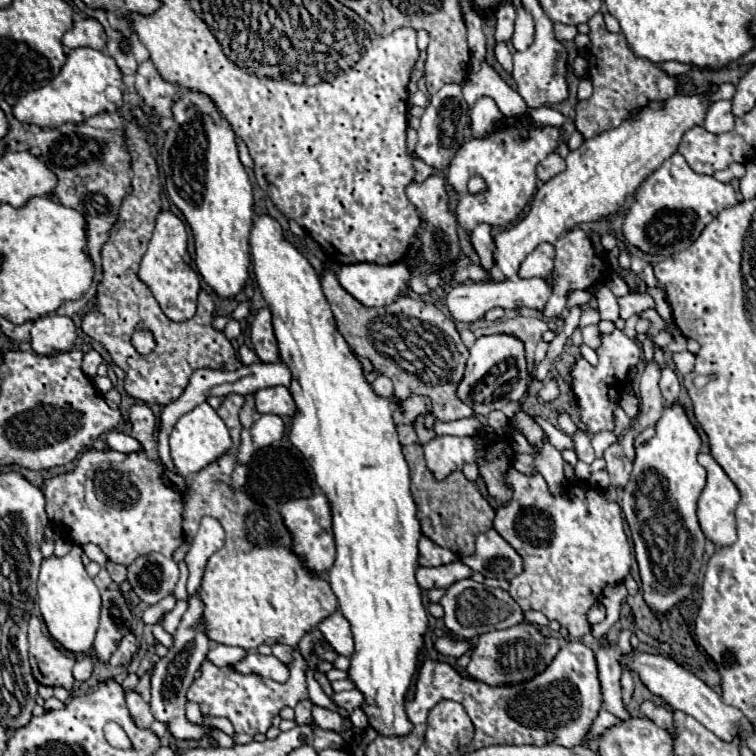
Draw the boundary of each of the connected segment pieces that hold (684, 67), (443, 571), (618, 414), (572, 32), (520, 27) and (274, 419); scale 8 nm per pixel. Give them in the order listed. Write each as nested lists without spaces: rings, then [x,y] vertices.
[[[665,62],[665,64],[659,64],[659,68],[663,68],[667,74],[685,74],[697,66],[693,64],[681,64],[681,62]]]
[[[455,560],[455,562],[445,564],[445,566],[437,566],[437,568],[419,568],[417,570],[417,582],[425,590],[449,588],[457,580],[471,578],[471,576],[473,576],[473,570],[467,568],[461,560]]]
[[[617,407],[614,412],[615,428],[614,433],[617,436],[617,440],[621,437],[621,433],[624,433],[628,427],[630,427],[632,419],[630,419],[621,407]]]
[[[555,22],[553,24],[553,32],[555,32],[555,38],[559,42],[565,42],[565,40],[573,40],[577,36],[577,28],[575,26],[567,26],[567,24],[559,24]]]
[[[517,4],[515,12],[517,12],[517,18],[515,18],[515,32],[511,42],[515,50],[527,50],[535,38],[535,22],[533,22],[533,16],[521,4]]]
[[[263,414],[253,426],[251,426],[251,436],[253,442],[261,448],[271,446],[273,442],[279,442],[285,434],[285,422],[281,416],[275,414]]]

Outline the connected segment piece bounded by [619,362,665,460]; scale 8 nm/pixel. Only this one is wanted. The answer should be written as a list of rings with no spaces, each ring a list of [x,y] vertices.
[[[657,362],[645,364],[645,370],[641,374],[641,388],[639,388],[639,396],[641,396],[639,416],[635,418],[631,430],[627,430],[623,434],[623,438],[619,440],[621,446],[623,446],[623,450],[625,450],[625,456],[629,460],[635,458],[635,448],[633,448],[635,436],[643,428],[647,428],[649,424],[655,424],[659,420],[659,416],[663,414],[665,400],[663,400],[663,394],[659,390],[659,378],[661,378],[661,366]]]

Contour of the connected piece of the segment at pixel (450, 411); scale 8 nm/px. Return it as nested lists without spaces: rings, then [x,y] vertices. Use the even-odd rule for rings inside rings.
[[[331,262],[329,270],[321,274],[321,286],[331,306],[335,326],[351,350],[361,358],[369,358],[377,372],[391,378],[395,386],[393,396],[399,398],[399,402],[413,394],[427,396],[433,404],[431,414],[437,422],[451,422],[471,416],[473,410],[455,396],[469,350],[463,346],[453,320],[449,320],[437,306],[411,296],[399,296],[399,300],[385,308],[367,308],[359,304],[359,300],[355,300],[345,288],[341,288],[337,280],[339,268],[341,264]]]

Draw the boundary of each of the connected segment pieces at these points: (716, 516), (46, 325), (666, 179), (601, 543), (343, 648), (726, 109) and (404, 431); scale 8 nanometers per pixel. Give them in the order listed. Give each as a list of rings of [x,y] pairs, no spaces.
[[[699,454],[699,464],[707,470],[707,484],[697,502],[697,516],[707,540],[711,540],[717,548],[731,546],[737,540],[735,534],[735,508],[739,504],[739,490],[723,472],[723,468],[713,460],[711,454]]]
[[[49,314],[33,322],[31,328],[31,346],[37,354],[67,352],[77,340],[75,324],[69,316]]]
[[[677,152],[637,188],[635,200],[623,220],[623,236],[631,246],[645,254],[671,256],[687,250],[717,212],[735,206],[737,202],[739,198],[731,184],[723,184],[707,174],[695,174],[687,160]]]
[[[511,468],[507,472],[507,484],[513,488],[513,500],[497,508],[495,530],[521,554],[525,570],[511,580],[509,594],[523,610],[539,610],[549,620],[561,622],[571,638],[583,638],[591,632],[587,622],[587,610],[597,602],[607,582],[621,582],[629,574],[631,546],[623,530],[623,518],[619,504],[605,500],[603,492],[589,488],[587,484],[575,484],[567,490],[567,496],[551,496],[541,474],[525,476]]]
[[[337,610],[335,614],[331,614],[329,618],[325,618],[319,626],[319,632],[323,634],[325,642],[341,656],[351,656],[353,654],[353,636],[351,636],[351,628],[349,622],[345,620],[345,616]]]
[[[717,100],[709,106],[703,126],[711,134],[723,134],[723,132],[729,132],[733,128],[733,120],[735,120],[735,116],[731,114],[731,102]]]
[[[404,424],[396,426],[398,438],[402,446],[415,443],[416,433],[413,427],[408,427]]]

